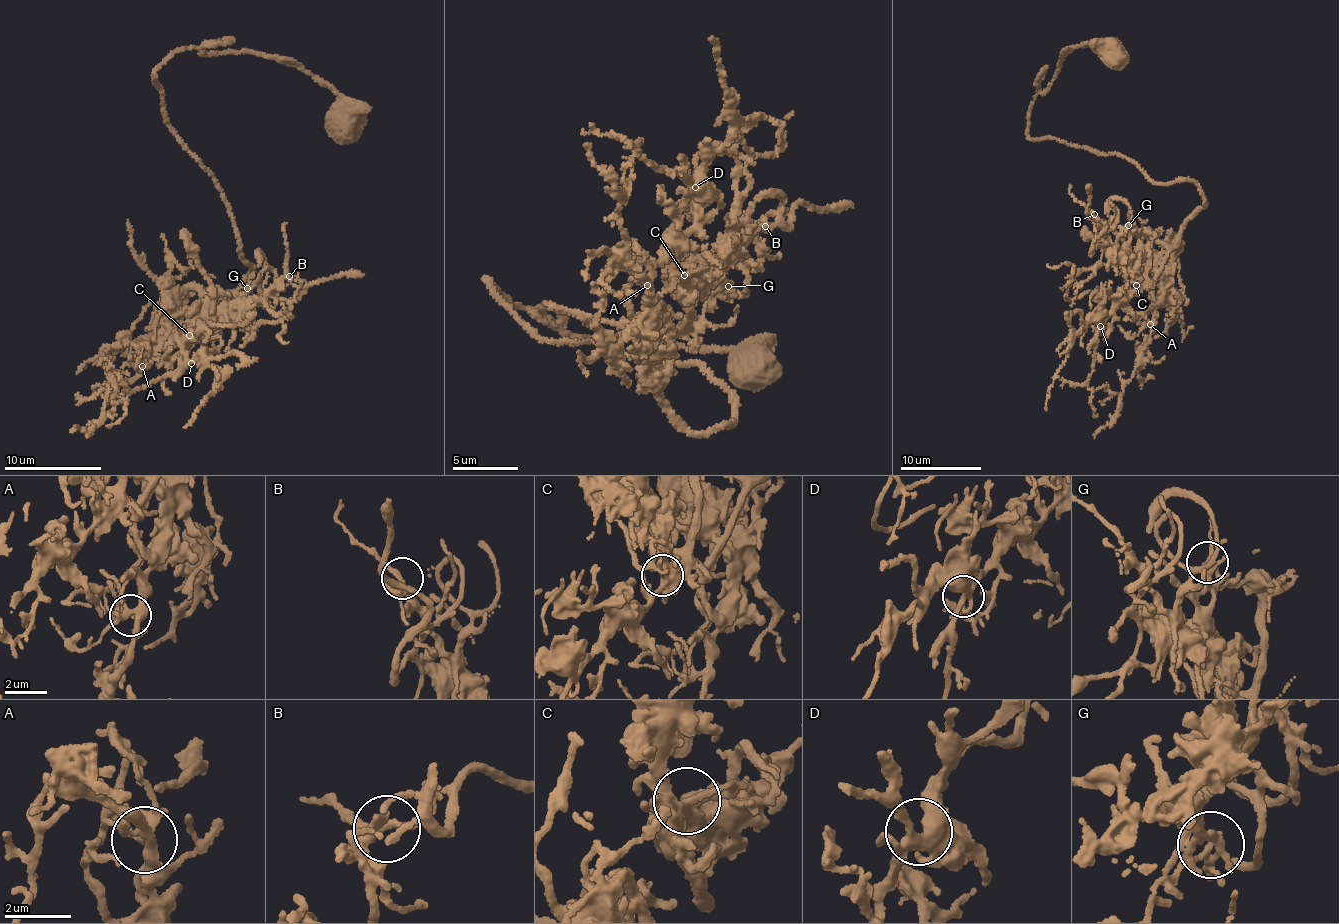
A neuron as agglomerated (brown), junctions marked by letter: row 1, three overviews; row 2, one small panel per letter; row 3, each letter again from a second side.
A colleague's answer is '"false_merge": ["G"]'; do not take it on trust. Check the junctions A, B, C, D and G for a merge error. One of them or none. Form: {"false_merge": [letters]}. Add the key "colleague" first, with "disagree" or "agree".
{"colleague": "agree", "false_merge": ["G"]}

